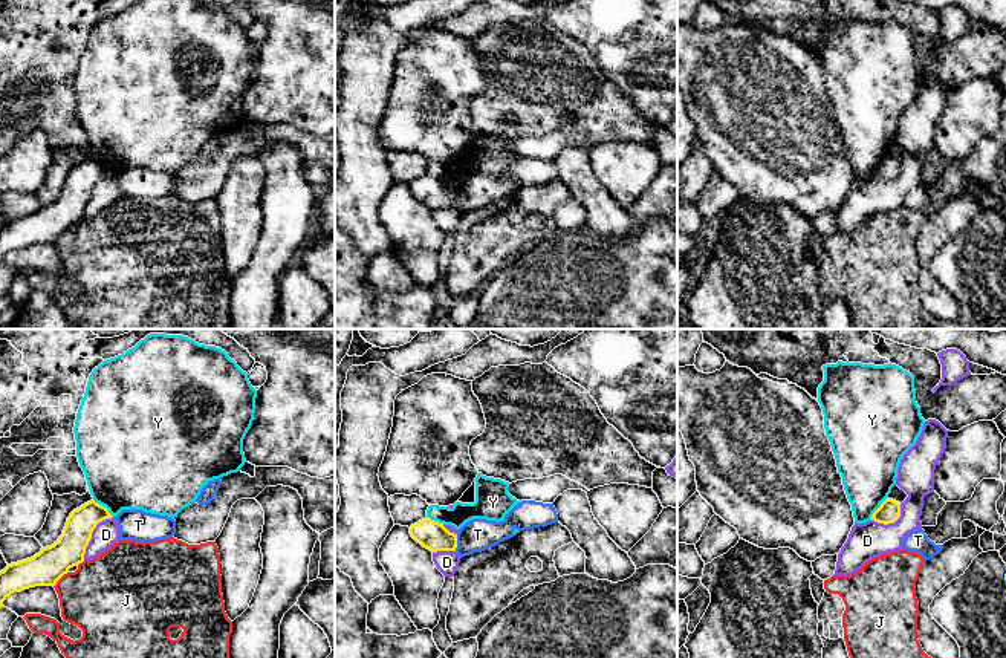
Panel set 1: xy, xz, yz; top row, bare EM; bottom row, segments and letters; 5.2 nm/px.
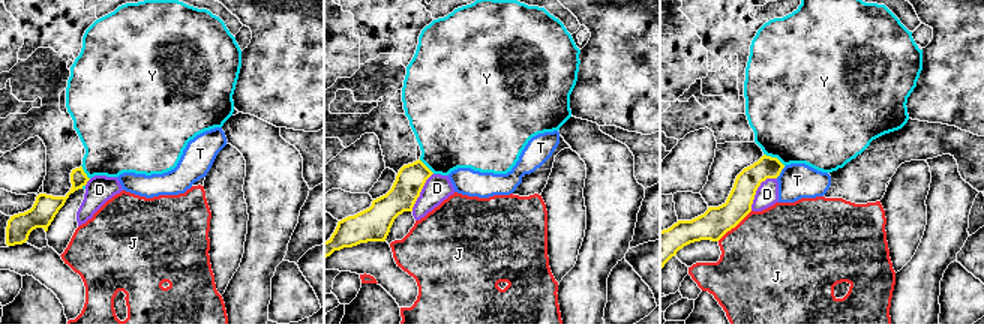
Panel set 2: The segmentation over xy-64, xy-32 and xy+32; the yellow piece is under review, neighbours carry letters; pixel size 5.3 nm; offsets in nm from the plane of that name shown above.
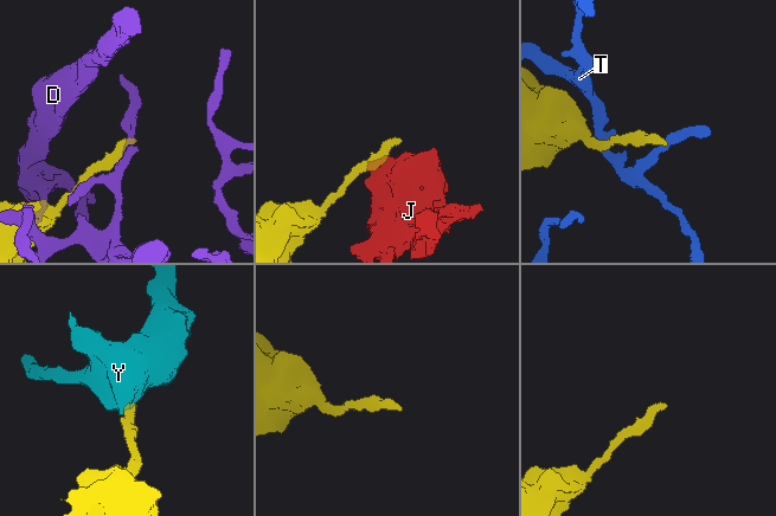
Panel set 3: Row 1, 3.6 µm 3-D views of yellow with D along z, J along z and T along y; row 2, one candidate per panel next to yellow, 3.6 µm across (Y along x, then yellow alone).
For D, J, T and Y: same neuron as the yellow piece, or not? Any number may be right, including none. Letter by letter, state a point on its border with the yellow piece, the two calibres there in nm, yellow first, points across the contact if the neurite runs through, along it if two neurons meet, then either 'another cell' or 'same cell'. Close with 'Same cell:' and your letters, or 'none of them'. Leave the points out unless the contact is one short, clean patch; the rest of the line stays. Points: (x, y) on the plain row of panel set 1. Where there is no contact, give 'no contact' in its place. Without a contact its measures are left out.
D: contact xy (90, 192); calibres 170 and 140 nm; another cell
J: contact xy (60, 234); calibres 180 and 400 nm; border xy (68, 228), (54, 244); another cell
T: contact xz (456, 199); calibres 150 and 170 nm; another cell
Y: contact yz (878, 166); calibres 120 and 320 nm; border yz (887, 153), (870, 176); another cell
Same cell: none of them

